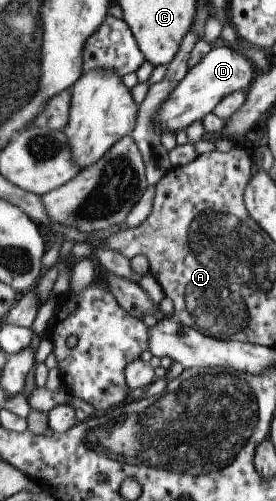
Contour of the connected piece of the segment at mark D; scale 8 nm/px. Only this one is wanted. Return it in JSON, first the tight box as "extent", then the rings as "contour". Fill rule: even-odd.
{"extent":[157,47,257,134],"contour":[[[215,47],[201,59],[193,62],[183,79],[171,90],[168,98],[157,108],[158,127],[165,132],[175,134],[189,127],[195,121],[201,121],[215,107],[215,104],[228,93],[245,91],[257,70],[250,60],[238,54],[235,48]]]}

